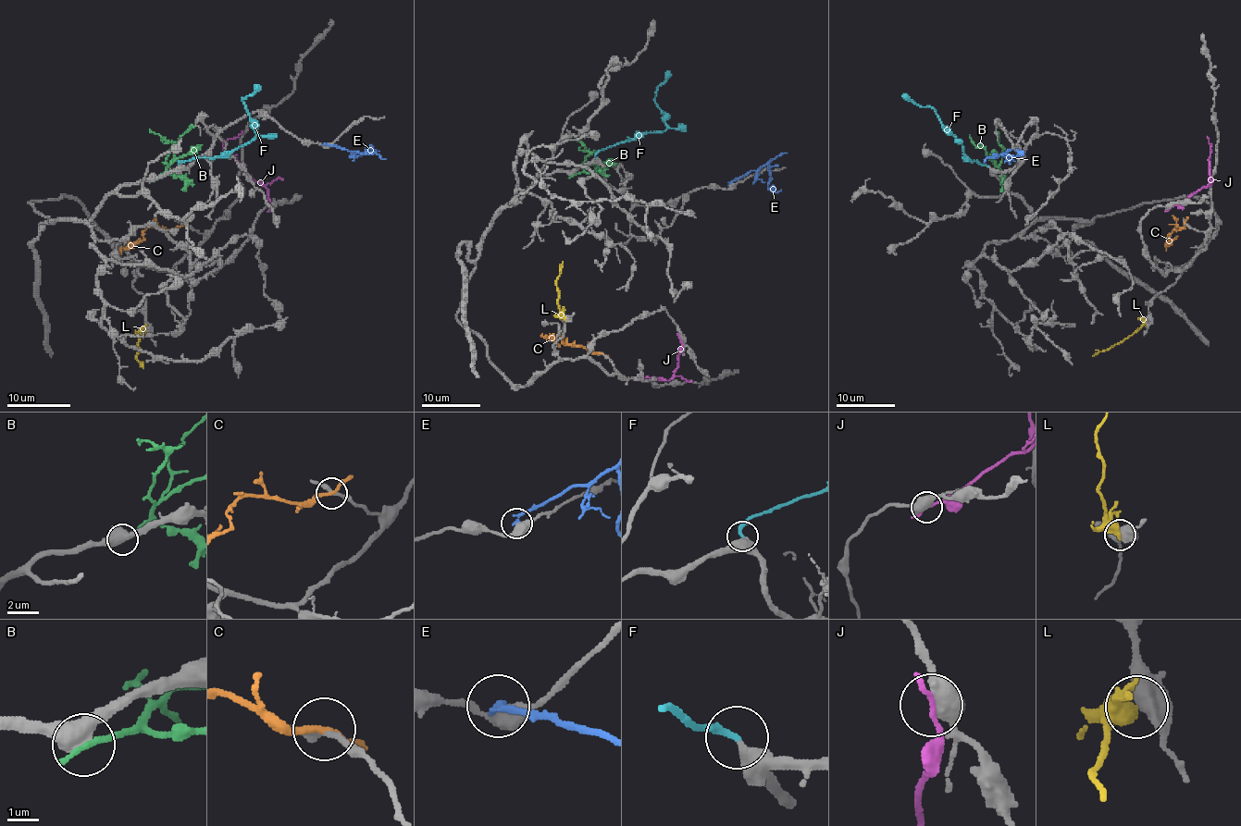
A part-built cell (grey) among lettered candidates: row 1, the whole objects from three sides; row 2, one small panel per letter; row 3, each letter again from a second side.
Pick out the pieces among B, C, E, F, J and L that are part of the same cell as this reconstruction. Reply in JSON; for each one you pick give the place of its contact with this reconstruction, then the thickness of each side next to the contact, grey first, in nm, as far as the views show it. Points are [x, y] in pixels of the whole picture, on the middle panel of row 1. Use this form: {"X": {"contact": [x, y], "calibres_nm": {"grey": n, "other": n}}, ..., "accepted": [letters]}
{"F": {"contact": [596, 157], "calibres_nm": {"grey": 550, "other": 240}}, "accepted": ["F"]}

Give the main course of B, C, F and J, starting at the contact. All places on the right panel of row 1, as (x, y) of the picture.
B: (1006, 181), (969, 134)
C: (1184, 224), (1182, 227), (1176, 226), (1167, 237), (1166, 251)
F: (988, 166), (965, 155), (963, 146), (933, 108), (920, 106), (902, 95)
J: (1170, 206), (1181, 205), (1211, 183), (1209, 161), (1211, 145), (1207, 136)

